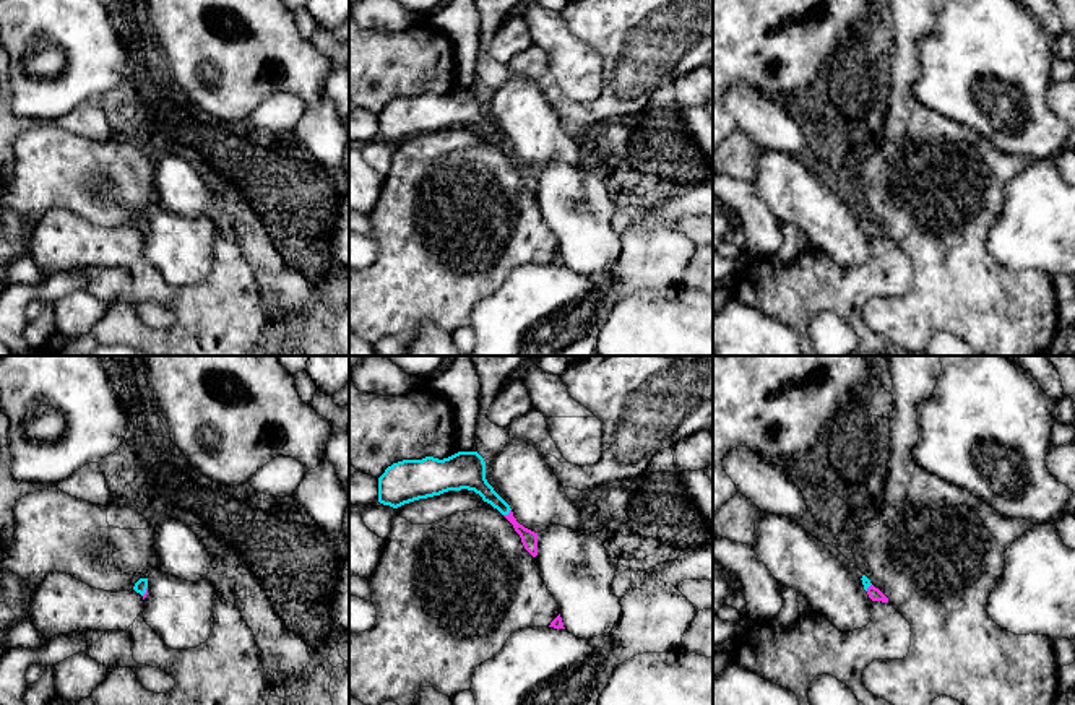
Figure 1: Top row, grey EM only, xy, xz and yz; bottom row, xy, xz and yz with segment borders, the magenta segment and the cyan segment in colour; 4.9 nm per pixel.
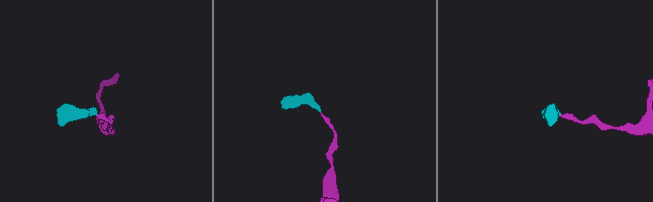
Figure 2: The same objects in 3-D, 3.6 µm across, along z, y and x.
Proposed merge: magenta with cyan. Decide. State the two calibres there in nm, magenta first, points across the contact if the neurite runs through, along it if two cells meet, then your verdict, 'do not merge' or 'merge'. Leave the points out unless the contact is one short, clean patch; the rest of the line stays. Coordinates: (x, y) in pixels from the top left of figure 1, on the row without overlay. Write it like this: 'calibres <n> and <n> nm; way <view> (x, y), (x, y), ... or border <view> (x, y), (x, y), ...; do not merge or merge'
calibres 80 and 130 nm; way xz (528, 174), (509, 150), (473, 114); merge

